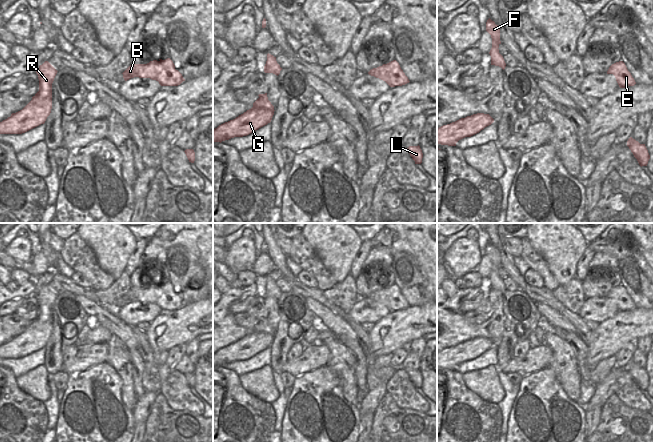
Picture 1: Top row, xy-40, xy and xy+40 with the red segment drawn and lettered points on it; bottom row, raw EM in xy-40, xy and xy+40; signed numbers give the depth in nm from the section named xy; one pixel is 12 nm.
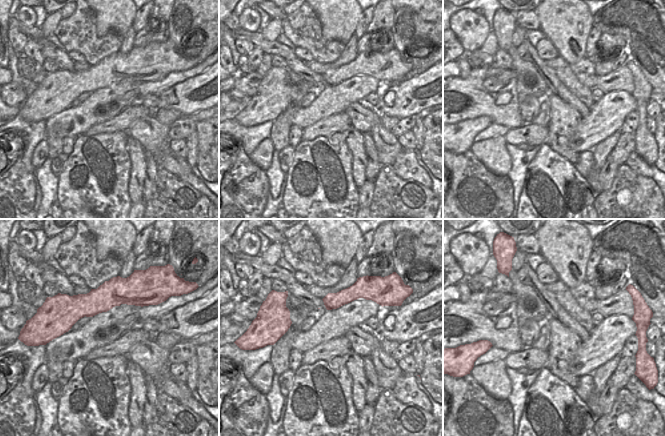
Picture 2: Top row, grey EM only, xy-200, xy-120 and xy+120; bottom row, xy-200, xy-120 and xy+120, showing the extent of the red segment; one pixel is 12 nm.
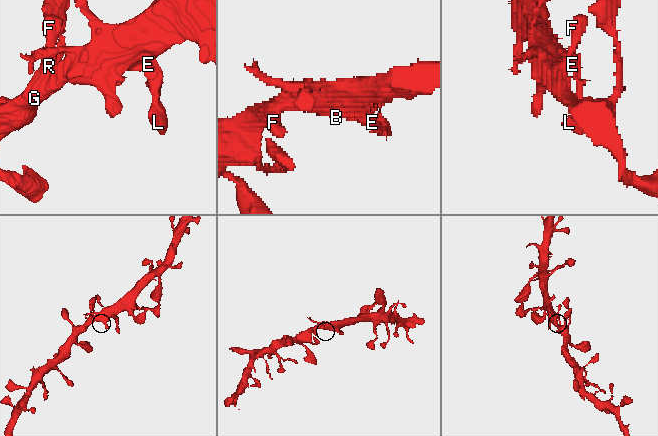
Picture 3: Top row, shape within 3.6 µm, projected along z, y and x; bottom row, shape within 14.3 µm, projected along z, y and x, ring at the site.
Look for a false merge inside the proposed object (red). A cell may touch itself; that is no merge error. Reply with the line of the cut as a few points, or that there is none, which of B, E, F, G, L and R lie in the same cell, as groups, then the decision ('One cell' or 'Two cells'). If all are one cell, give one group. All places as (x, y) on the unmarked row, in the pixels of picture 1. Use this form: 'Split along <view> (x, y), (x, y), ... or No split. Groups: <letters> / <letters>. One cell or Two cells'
No split. Groups: B E F G L R. One cell

